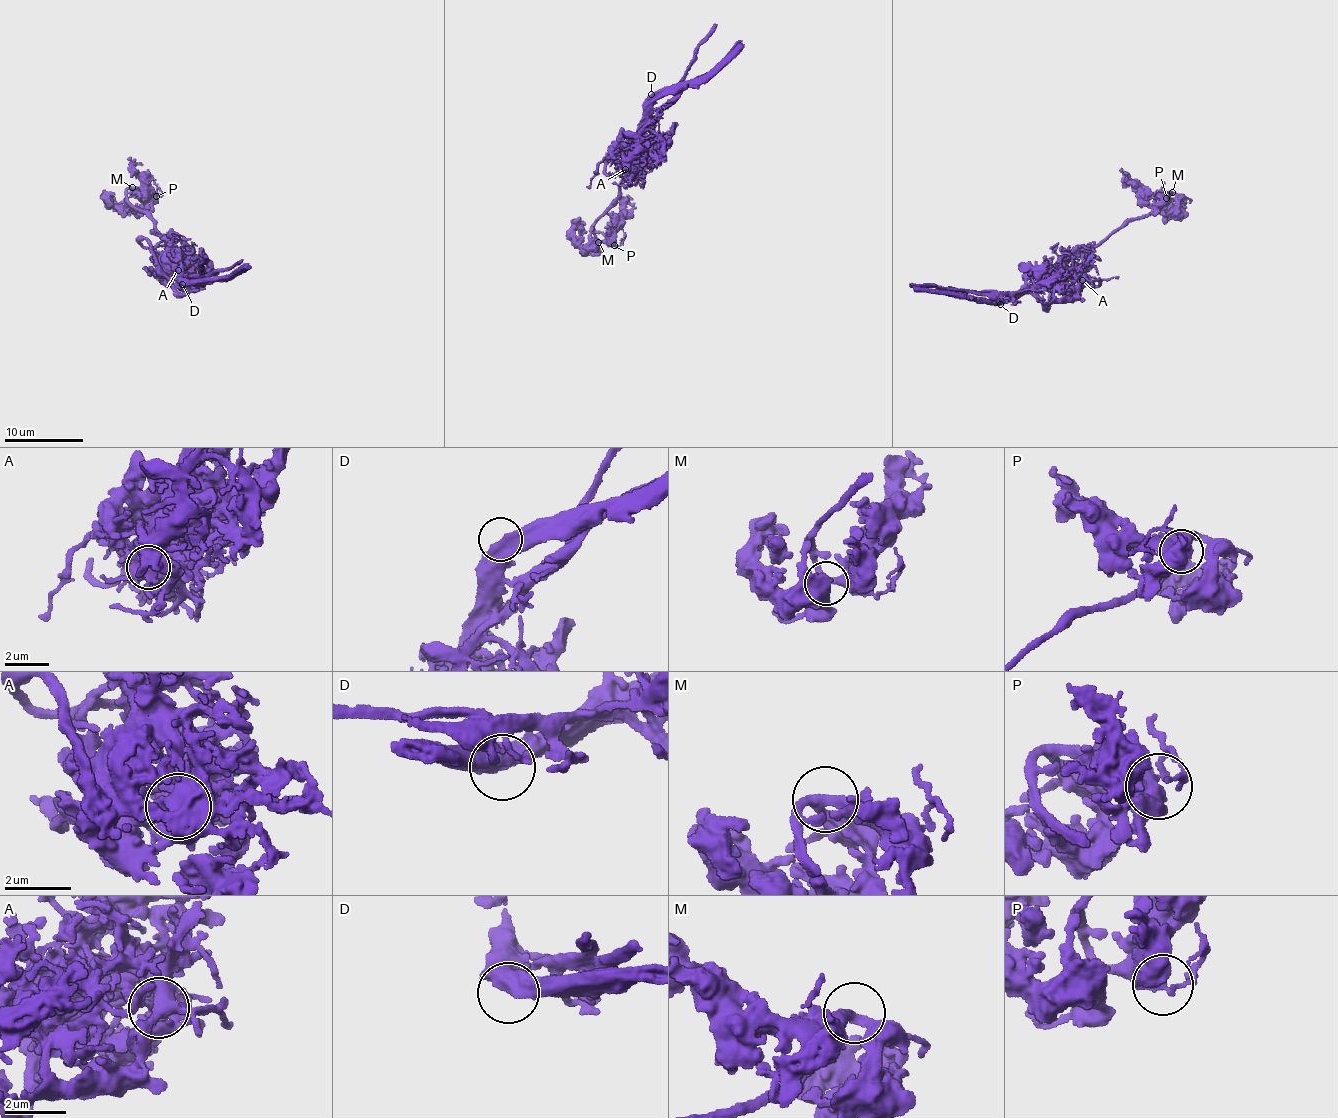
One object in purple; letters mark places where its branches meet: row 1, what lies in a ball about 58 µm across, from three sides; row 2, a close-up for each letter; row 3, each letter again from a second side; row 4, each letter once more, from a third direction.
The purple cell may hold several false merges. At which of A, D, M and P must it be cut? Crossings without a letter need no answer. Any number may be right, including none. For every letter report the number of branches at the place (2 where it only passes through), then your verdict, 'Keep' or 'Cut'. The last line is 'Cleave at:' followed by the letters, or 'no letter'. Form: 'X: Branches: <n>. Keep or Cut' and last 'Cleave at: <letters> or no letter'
A: Branches: 6. Cut
D: Branches: 2. Keep
M: Branches: 3. Keep
P: Branches: 2. Keep
Cleave at: A

